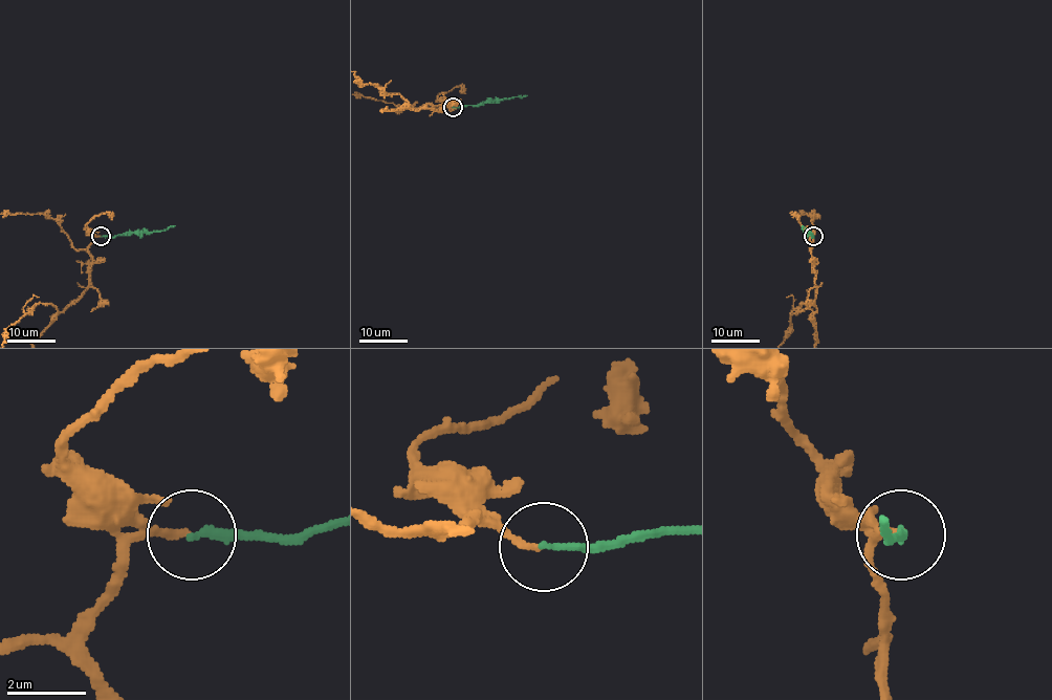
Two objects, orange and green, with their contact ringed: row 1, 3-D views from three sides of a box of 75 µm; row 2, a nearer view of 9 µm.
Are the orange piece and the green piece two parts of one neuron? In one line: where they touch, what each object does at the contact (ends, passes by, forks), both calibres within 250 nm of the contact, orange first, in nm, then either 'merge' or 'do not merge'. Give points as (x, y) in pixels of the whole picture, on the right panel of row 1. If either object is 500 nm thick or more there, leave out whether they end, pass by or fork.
(813, 236) | orange ends | green ends | 160/180 nm | merge

